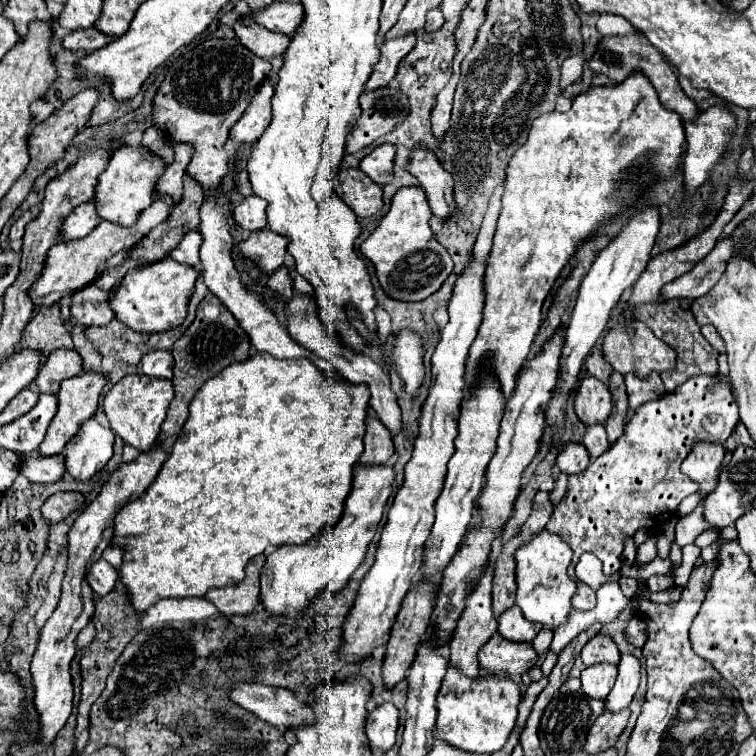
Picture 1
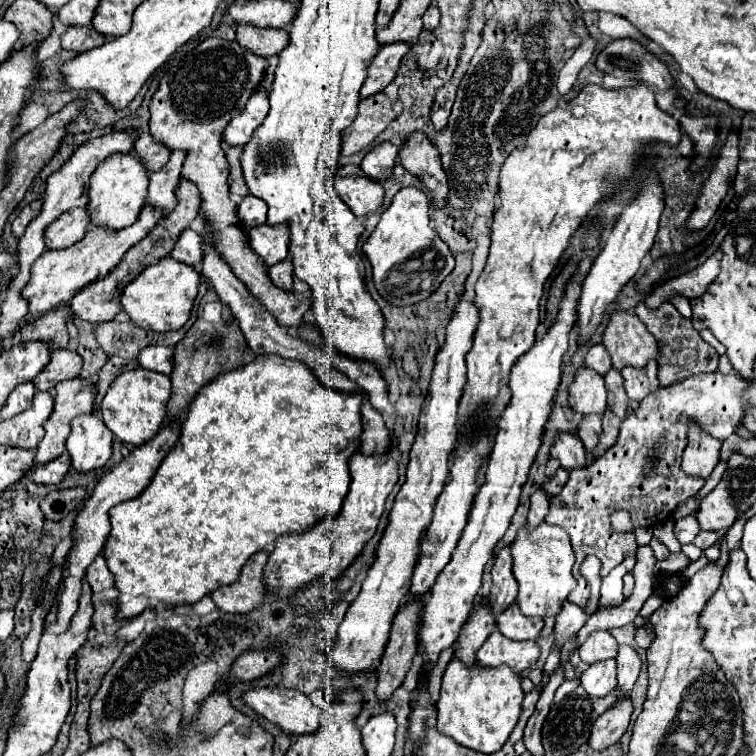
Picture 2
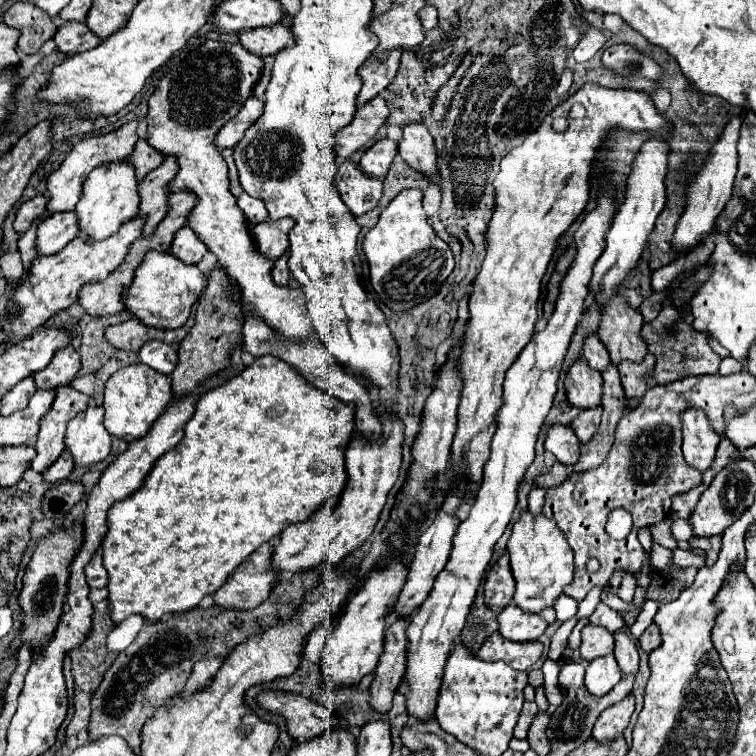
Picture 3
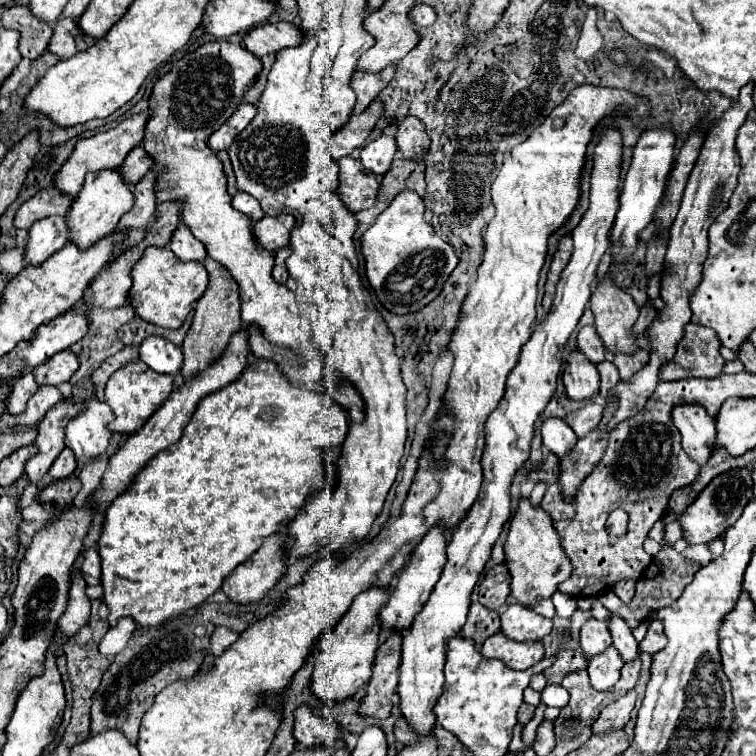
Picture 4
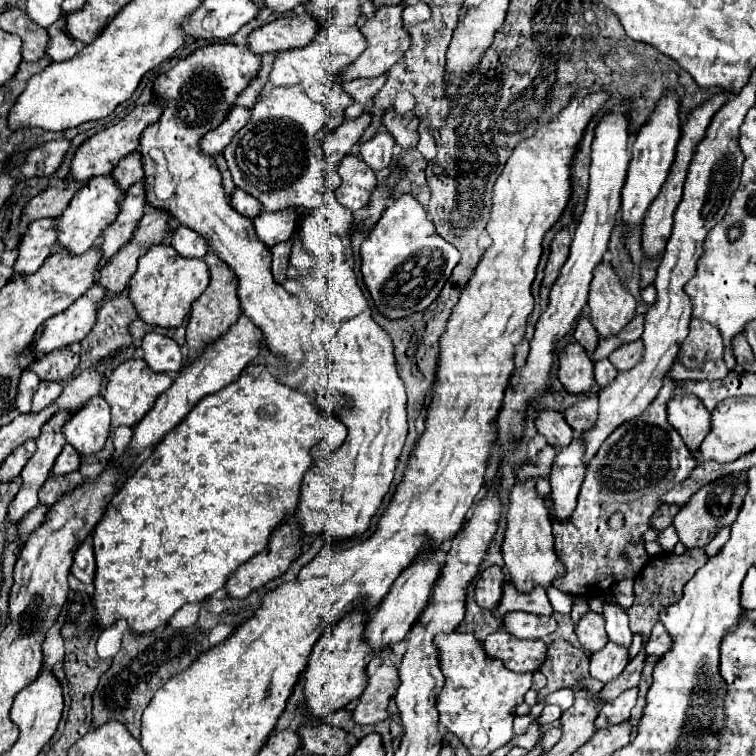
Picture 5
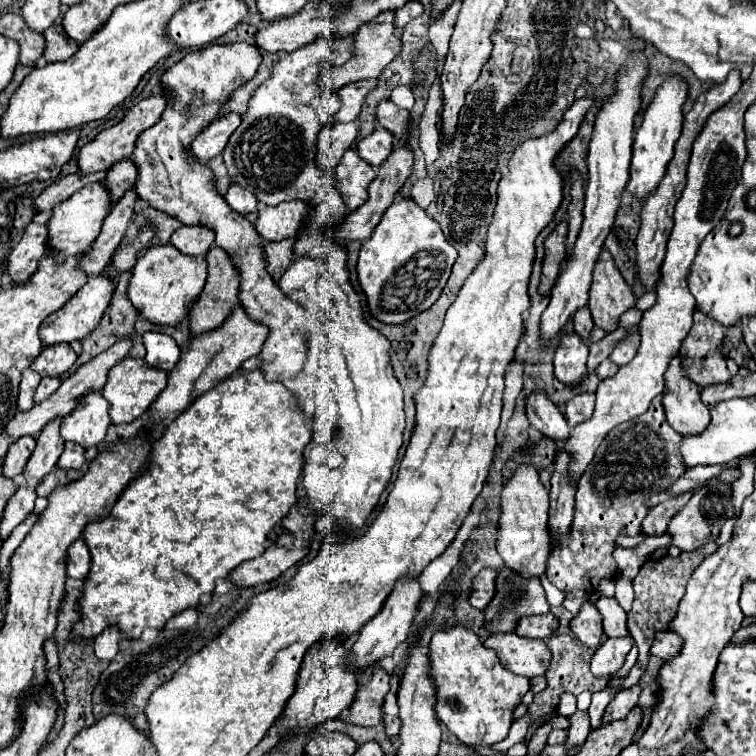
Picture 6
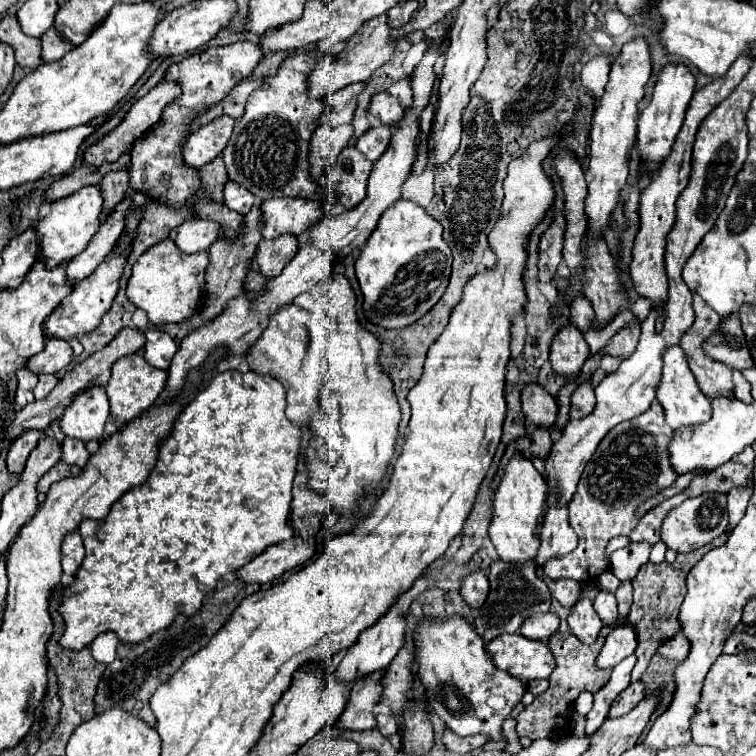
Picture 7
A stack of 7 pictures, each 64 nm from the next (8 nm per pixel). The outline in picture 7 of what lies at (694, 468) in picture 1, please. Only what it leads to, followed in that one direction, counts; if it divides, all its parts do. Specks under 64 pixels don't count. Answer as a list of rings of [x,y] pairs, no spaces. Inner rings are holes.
[[[670,346],[666,348],[666,352],[662,354],[664,366],[662,366],[662,376],[660,382],[656,386],[656,400],[662,404],[664,414],[666,414],[666,422],[672,428],[682,428],[682,426],[696,426],[696,424],[704,424],[704,420],[708,420],[708,416],[712,414],[710,408],[710,400],[700,392],[696,378],[692,376],[684,350],[680,350],[678,346]]]

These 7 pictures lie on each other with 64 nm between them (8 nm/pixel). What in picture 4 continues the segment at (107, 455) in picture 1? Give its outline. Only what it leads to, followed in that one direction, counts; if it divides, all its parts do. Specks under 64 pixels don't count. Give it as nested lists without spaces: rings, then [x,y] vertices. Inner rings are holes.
[[[94,398],[66,424],[66,446],[74,450],[78,462],[92,460],[106,452],[110,440],[110,416],[108,404]]]

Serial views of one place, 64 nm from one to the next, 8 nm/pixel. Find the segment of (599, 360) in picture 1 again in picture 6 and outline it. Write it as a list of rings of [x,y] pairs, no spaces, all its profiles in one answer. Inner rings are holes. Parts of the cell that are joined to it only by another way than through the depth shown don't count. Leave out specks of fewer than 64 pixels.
[[[584,306],[584,308],[578,308],[578,312],[572,316],[572,322],[574,322],[574,330],[580,334],[580,338],[584,342],[588,342],[588,336],[590,336],[590,330],[594,328],[592,324],[592,314],[590,314],[590,308]]]

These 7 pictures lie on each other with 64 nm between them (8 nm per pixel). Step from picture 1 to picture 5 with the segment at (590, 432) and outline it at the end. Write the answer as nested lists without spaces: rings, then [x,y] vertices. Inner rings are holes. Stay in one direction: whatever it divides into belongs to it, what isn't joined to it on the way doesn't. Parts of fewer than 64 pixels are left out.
[[[584,398],[570,408],[566,408],[566,422],[572,426],[576,436],[580,436],[582,428],[592,428],[592,422],[596,420],[598,412],[598,400],[596,398]]]

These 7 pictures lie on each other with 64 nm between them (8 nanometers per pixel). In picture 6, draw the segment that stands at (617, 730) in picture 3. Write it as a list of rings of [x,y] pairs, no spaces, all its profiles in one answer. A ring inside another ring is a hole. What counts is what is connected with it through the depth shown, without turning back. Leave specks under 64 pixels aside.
[[[640,684],[630,686],[630,688],[626,688],[626,690],[620,690],[620,692],[616,694],[616,698],[608,704],[602,722],[612,722],[612,720],[620,720],[620,718],[628,716],[628,712],[638,704],[640,692],[642,692]]]

